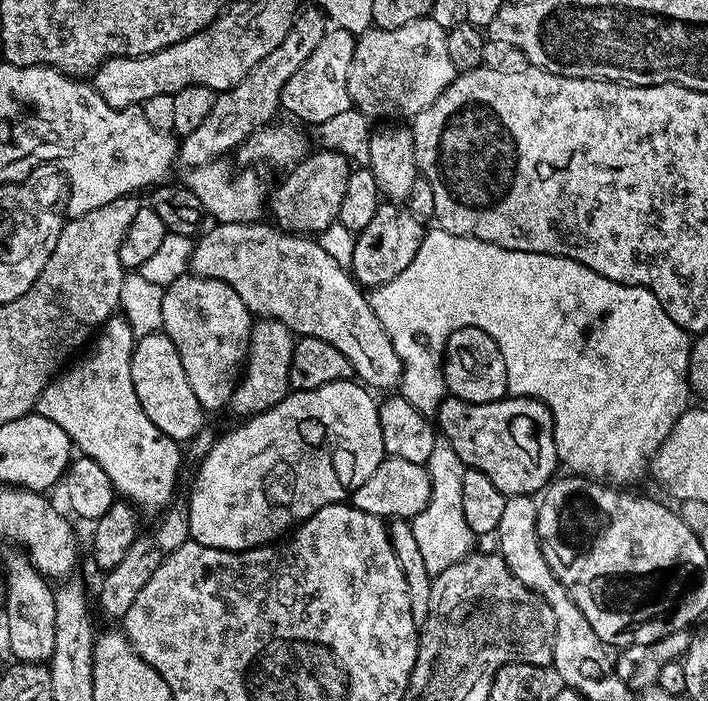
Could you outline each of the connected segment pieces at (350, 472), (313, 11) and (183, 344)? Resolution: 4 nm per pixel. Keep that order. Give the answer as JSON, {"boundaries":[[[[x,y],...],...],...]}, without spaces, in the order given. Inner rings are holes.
{"boundaries":[[[[355,379],[330,381],[314,390],[289,391],[278,406],[247,417],[225,436],[217,435],[212,449],[199,461],[200,469],[186,503],[189,537],[207,548],[227,552],[262,548],[279,541],[289,530],[322,510],[322,506],[347,501],[386,457],[380,409],[371,395],[373,393]]],[[[301,7],[297,11],[296,21],[290,26],[290,34],[286,34],[286,38],[278,42],[278,47],[270,50],[270,54],[266,54],[266,58],[262,58],[262,62],[258,62],[256,69],[242,78],[242,82],[217,95],[214,110],[210,110],[210,118],[206,118],[203,128],[183,137],[182,160],[184,156],[188,166],[195,166],[223,157],[224,148],[235,149],[252,132],[273,123],[275,116],[272,115],[281,111],[282,86],[286,86],[286,82],[290,82],[291,76],[299,70],[302,62],[306,62],[306,58],[314,54],[318,42],[322,42],[329,27],[329,21],[319,8]]],[[[185,274],[164,289],[162,320],[162,330],[174,342],[199,404],[206,412],[222,410],[232,396],[247,361],[249,336],[254,323],[252,312],[228,283]]]]}

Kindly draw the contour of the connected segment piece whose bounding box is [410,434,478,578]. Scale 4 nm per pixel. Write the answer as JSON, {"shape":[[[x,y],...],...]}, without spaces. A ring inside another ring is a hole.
{"shape":[[[437,435],[434,454],[430,454],[426,467],[432,479],[430,498],[426,508],[410,523],[423,561],[426,562],[426,570],[434,578],[442,570],[454,566],[454,562],[469,556],[474,548],[472,543],[477,543],[478,537],[470,530],[470,526],[466,526],[466,513],[462,510],[462,474],[466,469],[458,454],[454,454],[454,446],[450,446],[444,435]]]}

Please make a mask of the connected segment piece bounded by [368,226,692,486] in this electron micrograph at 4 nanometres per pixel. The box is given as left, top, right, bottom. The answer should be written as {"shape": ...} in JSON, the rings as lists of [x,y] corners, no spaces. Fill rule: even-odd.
{"shape":[[[436,226],[433,227],[432,232],[429,231],[424,237],[422,246],[418,250],[418,254],[414,254],[414,262],[410,262],[410,266],[406,266],[406,270],[402,270],[402,274],[398,274],[398,278],[394,278],[389,284],[382,284],[379,288],[371,289],[368,301],[370,306],[374,310],[374,314],[378,318],[378,322],[382,322],[382,326],[386,330],[386,334],[390,334],[390,342],[394,342],[394,350],[398,350],[398,358],[404,364],[404,373],[400,379],[398,385],[399,395],[406,398],[406,402],[410,402],[410,406],[414,406],[414,410],[418,410],[422,415],[429,418],[435,417],[436,412],[440,409],[440,404],[444,401],[446,395],[446,389],[444,386],[444,347],[446,342],[450,338],[450,334],[454,330],[459,328],[465,328],[466,326],[474,326],[475,328],[481,328],[486,330],[486,334],[490,334],[490,338],[494,338],[494,342],[498,342],[498,346],[502,350],[504,355],[504,361],[506,362],[506,370],[508,371],[508,392],[513,396],[533,396],[535,400],[541,400],[547,408],[552,411],[552,421],[554,422],[554,442],[556,443],[556,458],[561,465],[564,464],[569,473],[577,476],[588,476],[591,480],[598,480],[601,482],[607,482],[613,486],[628,486],[631,480],[636,480],[640,475],[647,473],[650,468],[650,461],[652,455],[662,446],[664,439],[670,434],[670,430],[674,430],[674,422],[678,422],[678,418],[682,413],[687,412],[690,407],[690,385],[688,382],[688,367],[690,366],[690,354],[692,353],[692,340],[689,333],[685,332],[682,326],[678,326],[678,322],[674,322],[674,318],[670,318],[670,314],[666,314],[666,310],[658,302],[658,298],[654,295],[649,288],[635,288],[629,284],[619,284],[614,282],[610,278],[606,278],[602,274],[598,274],[594,270],[590,270],[585,264],[578,263],[577,260],[571,260],[565,256],[551,256],[545,252],[519,252],[518,250],[510,250],[509,248],[503,248],[497,244],[491,244],[485,240],[475,240],[472,236],[455,236],[449,232],[445,232],[443,228]]]}

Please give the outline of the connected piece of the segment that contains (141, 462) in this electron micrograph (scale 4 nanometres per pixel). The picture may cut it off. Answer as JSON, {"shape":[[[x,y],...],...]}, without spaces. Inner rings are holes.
{"shape":[[[113,314],[99,329],[91,347],[79,357],[81,360],[76,365],[73,363],[65,367],[44,388],[43,394],[36,399],[35,411],[50,418],[50,422],[58,422],[58,426],[62,426],[66,434],[70,434],[73,445],[83,455],[98,462],[102,470],[106,470],[106,478],[110,478],[117,493],[129,504],[136,505],[141,513],[159,514],[173,503],[172,495],[176,492],[176,479],[180,476],[181,445],[174,438],[162,434],[162,430],[158,430],[158,426],[154,426],[154,422],[146,418],[146,410],[142,410],[142,402],[138,402],[138,394],[134,394],[134,378],[130,378],[130,362],[136,342],[137,338],[131,332],[127,318],[123,314]]]}

